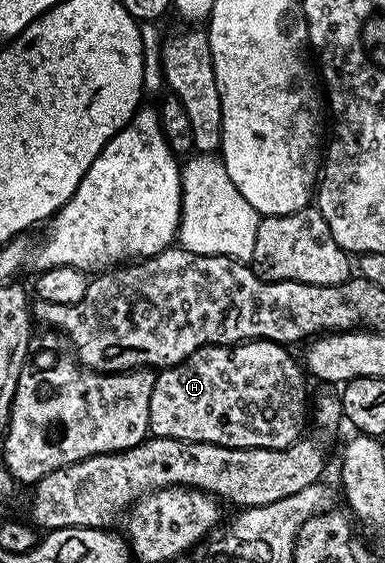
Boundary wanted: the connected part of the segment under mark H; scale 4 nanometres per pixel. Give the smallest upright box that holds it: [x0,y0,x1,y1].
[149,339,309,447]

